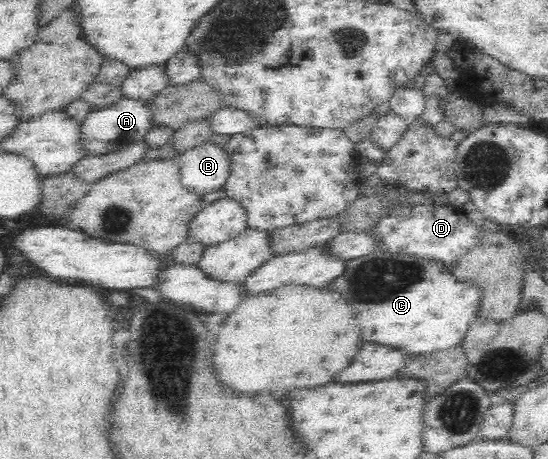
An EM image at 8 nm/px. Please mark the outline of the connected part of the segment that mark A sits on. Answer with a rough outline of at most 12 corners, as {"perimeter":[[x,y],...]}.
{"perimeter":[[124,97],[83,120],[85,154],[108,154],[154,127],[150,100]]}

